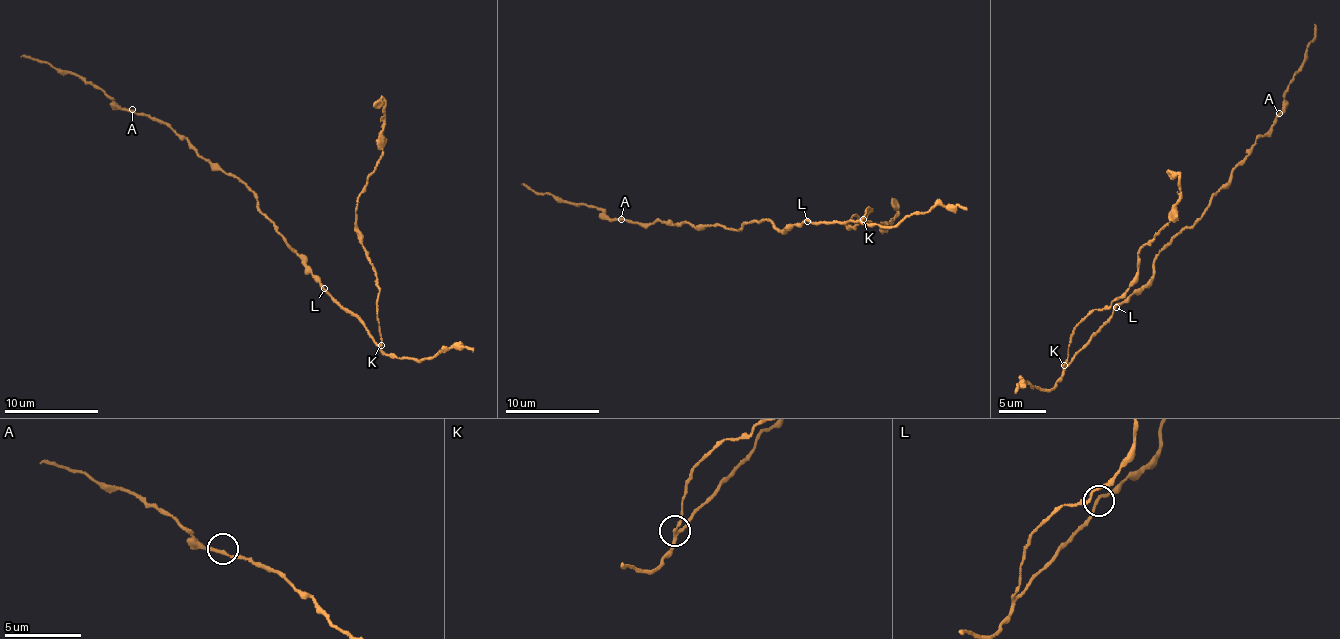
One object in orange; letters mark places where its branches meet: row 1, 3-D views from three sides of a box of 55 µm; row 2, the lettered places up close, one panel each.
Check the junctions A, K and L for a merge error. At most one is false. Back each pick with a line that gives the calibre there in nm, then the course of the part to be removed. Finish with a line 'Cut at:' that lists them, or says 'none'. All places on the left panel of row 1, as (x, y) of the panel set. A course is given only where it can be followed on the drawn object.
K: Thickness 180 nm. Course of the part to remove: (381, 345), (377, 307), (380, 292), (356, 226), (359, 193), (382, 153), (384, 105), (373, 103)
Cut at: K

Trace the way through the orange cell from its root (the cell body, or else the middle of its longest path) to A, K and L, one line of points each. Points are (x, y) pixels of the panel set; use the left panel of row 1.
A: (312, 272), (305, 269), (298, 255), (261, 214), (253, 192), (243, 182), (213, 169), (168, 124), (132, 109)
K: (312, 272), (344, 308), (350, 309), (364, 321), (370, 335), (378, 345), (381, 345)
L: (312, 272), (324, 288)

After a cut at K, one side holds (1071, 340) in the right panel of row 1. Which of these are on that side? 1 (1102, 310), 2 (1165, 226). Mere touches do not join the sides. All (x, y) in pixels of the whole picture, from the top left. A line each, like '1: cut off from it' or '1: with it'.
1: with it
2: with it

